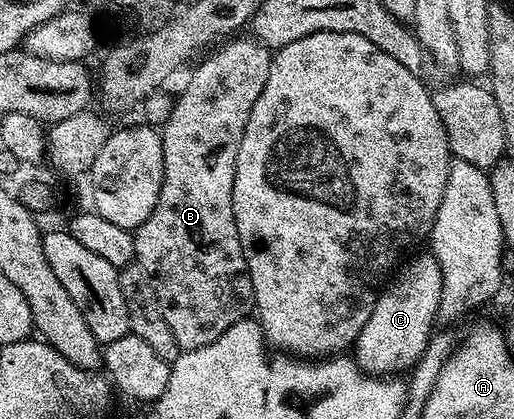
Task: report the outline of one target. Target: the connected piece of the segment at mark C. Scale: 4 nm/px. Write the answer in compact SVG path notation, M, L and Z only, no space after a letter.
M432 252L417 254L407 262L396 271L397 279L395 274L378 293L375 308L371 308L371 316L367 324L363 324L363 332L359 332L352 347L351 354L357 367L366 374L401 376L412 371L435 333L439 296L443 292L443 272Z

